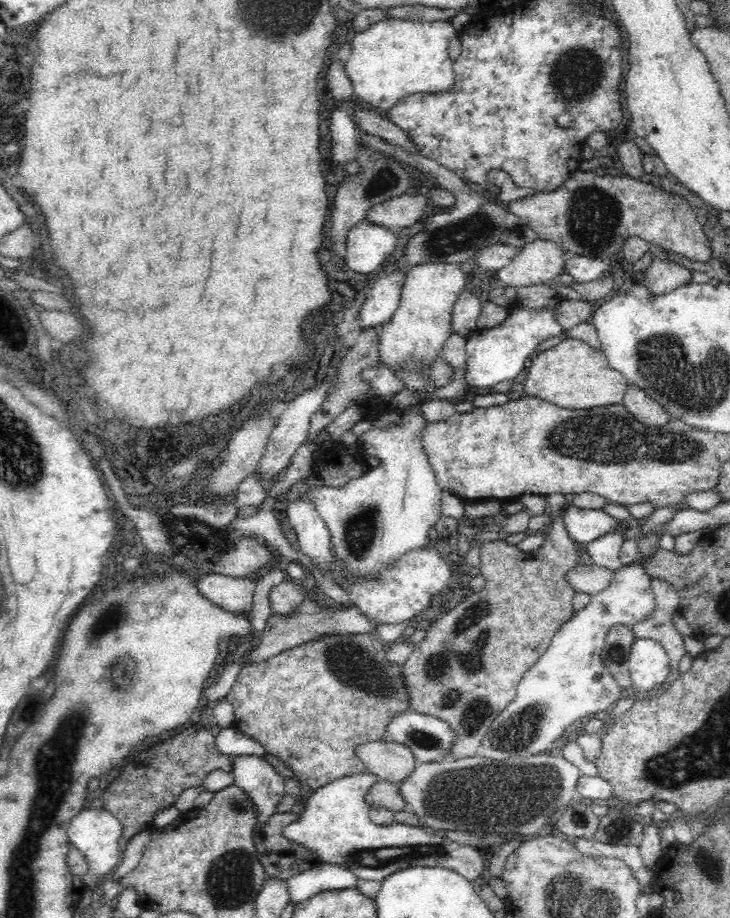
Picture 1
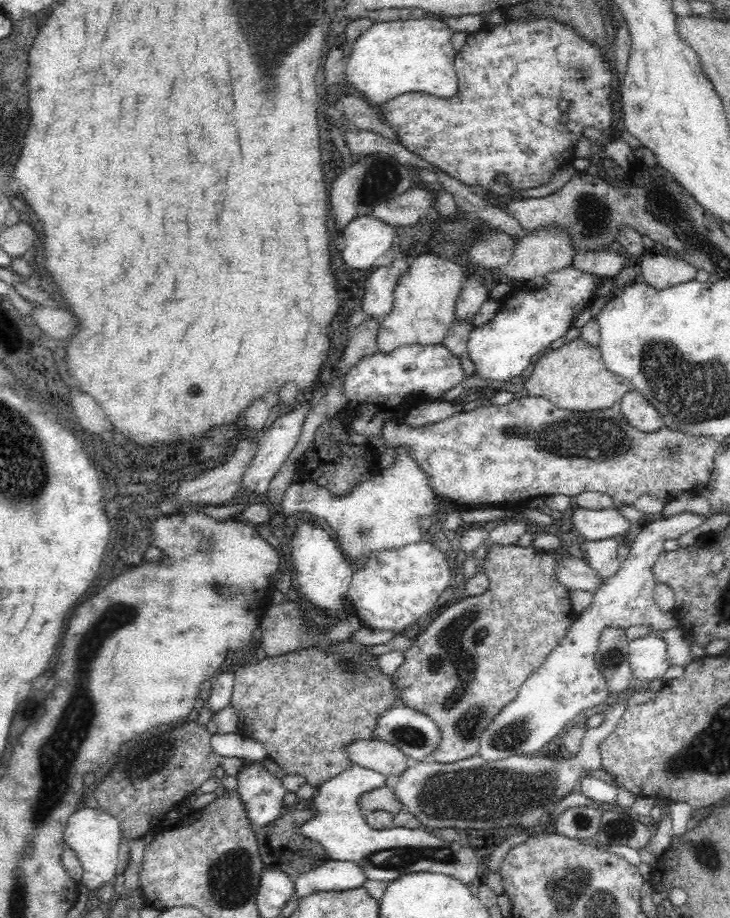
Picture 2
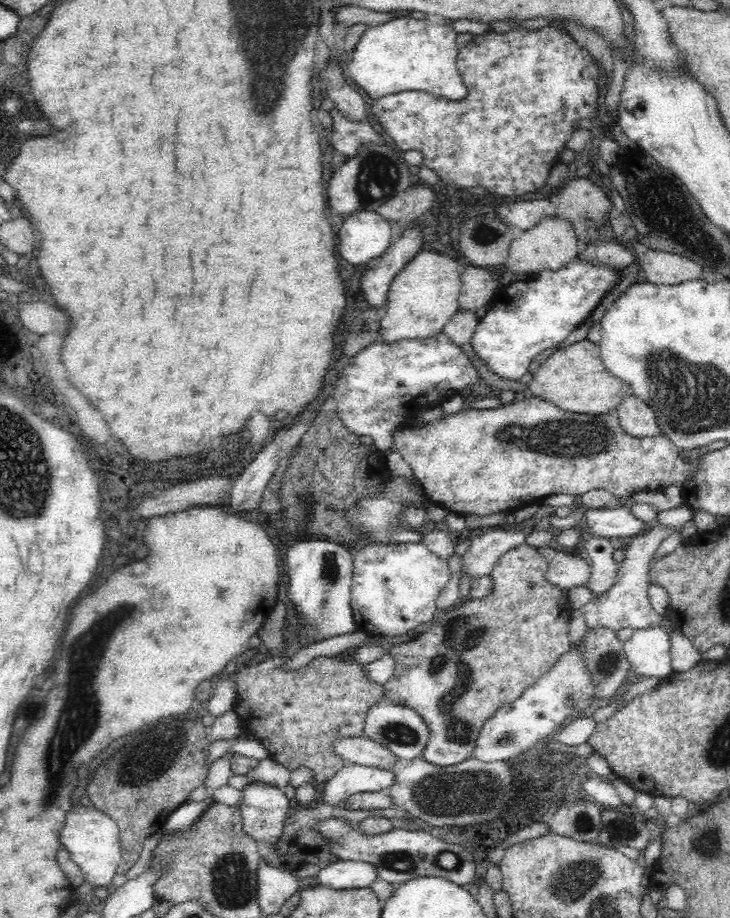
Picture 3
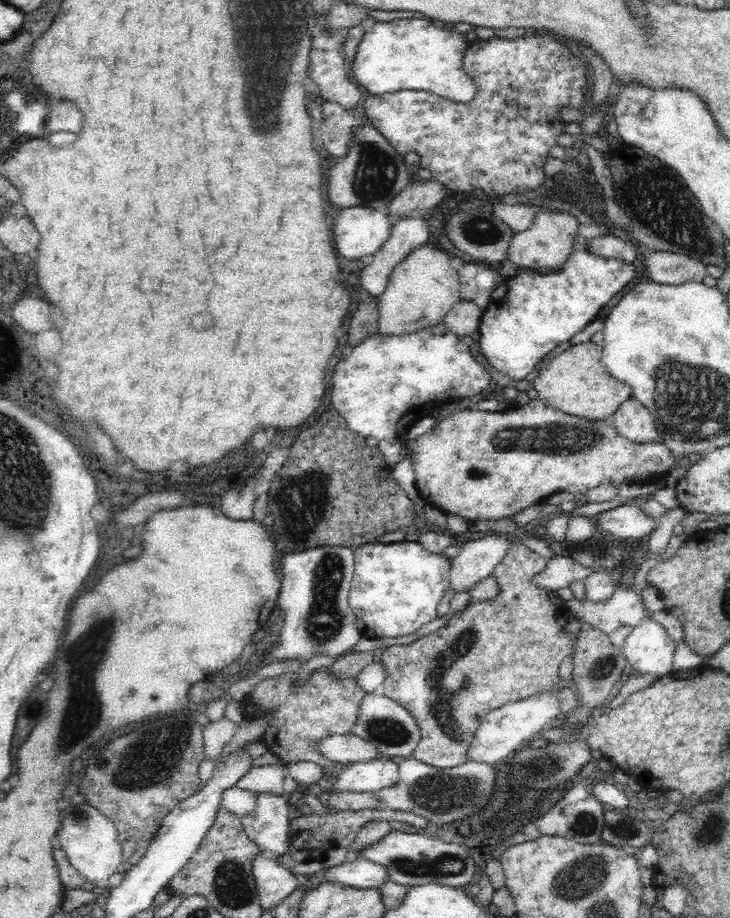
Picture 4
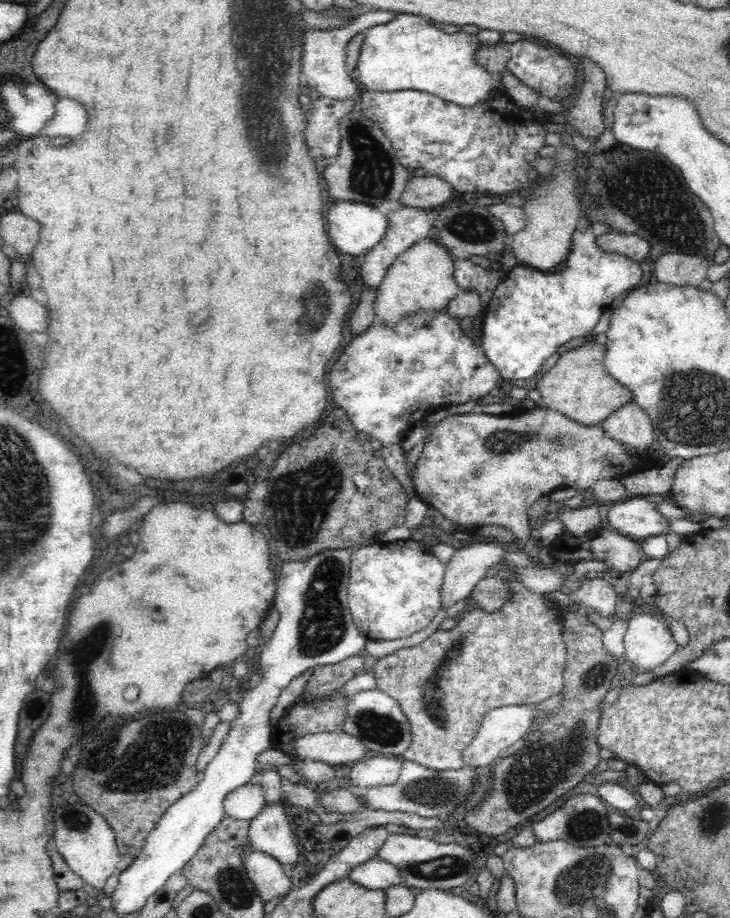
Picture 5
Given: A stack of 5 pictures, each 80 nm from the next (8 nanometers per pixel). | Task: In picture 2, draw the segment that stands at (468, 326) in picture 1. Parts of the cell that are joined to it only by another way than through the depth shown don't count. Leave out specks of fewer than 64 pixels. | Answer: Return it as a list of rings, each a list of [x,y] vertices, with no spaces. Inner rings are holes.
[[[481,275],[470,276],[464,286],[454,308],[454,322],[472,323],[489,294]]]

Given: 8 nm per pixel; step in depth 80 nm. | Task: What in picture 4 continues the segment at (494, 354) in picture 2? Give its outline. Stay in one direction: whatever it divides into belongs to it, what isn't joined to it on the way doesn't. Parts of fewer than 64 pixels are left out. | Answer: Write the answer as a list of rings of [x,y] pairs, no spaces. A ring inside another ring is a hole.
[[[578,242],[563,265],[552,274],[520,272],[495,286],[476,332],[482,356],[502,374],[526,378],[542,356],[595,320],[600,308],[634,278],[632,264],[590,254],[584,242]]]

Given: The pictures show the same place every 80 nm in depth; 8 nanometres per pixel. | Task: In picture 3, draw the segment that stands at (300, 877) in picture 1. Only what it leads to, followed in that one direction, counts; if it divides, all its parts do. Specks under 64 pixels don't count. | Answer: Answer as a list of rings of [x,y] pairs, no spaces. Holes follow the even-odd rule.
[[[338,859],[320,868],[303,886],[300,884],[300,891],[304,887],[316,885],[334,890],[366,888],[376,879],[376,868],[372,864]]]

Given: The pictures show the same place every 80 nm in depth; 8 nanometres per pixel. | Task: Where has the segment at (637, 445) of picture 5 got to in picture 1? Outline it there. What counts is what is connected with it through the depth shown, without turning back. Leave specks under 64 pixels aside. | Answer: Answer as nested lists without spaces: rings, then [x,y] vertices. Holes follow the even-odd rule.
[[[630,385],[627,388],[624,406],[636,420],[644,422],[646,426],[662,426],[670,422],[665,408],[637,386]]]

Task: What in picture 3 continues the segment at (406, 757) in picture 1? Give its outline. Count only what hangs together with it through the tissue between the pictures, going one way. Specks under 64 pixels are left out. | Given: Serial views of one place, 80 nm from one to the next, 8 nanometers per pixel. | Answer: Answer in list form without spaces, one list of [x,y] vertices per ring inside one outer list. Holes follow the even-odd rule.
[[[364,736],[338,739],[333,744],[333,752],[347,763],[383,768],[387,772],[395,771],[404,762],[389,748]]]

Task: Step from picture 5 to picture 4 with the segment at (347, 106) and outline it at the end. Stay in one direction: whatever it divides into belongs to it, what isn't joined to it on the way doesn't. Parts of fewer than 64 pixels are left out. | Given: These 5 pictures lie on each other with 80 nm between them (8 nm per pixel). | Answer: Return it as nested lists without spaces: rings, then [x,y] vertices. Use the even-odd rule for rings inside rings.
[[[326,101],[323,105],[323,119],[320,124],[319,136],[324,147],[333,157],[342,160],[347,155],[353,132],[366,125],[357,112],[344,111],[340,105]]]

